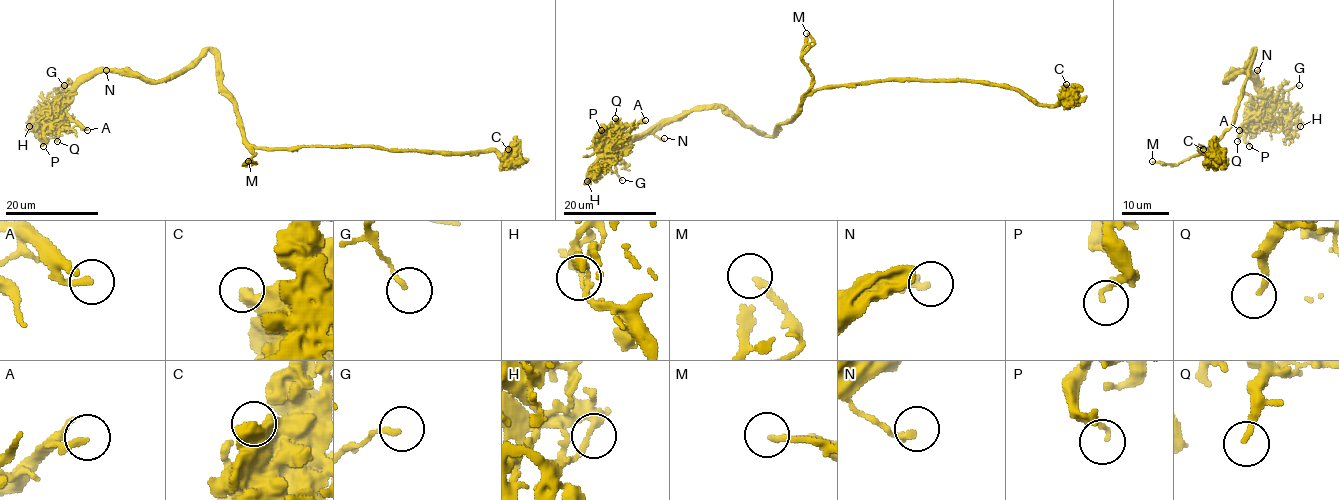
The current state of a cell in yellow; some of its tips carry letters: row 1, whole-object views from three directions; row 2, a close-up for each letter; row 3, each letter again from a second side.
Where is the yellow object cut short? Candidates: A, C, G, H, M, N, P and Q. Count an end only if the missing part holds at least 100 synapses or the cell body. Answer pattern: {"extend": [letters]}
{"extend": ["M"]}

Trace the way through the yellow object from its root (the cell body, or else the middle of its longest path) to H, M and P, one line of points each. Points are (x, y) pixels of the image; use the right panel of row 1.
H: (1236, 116), (1255, 50), (1245, 65), (1225, 82), (1234, 72), (1242, 71), (1265, 92), (1293, 107), (1300, 126)
M: (1236, 116), (1235, 121), (1201, 153), (1176, 165), (1152, 161)
P: (1236, 116), (1255, 50), (1225, 82), (1242, 71), (1257, 92), (1252, 127), (1245, 135), (1249, 146)

